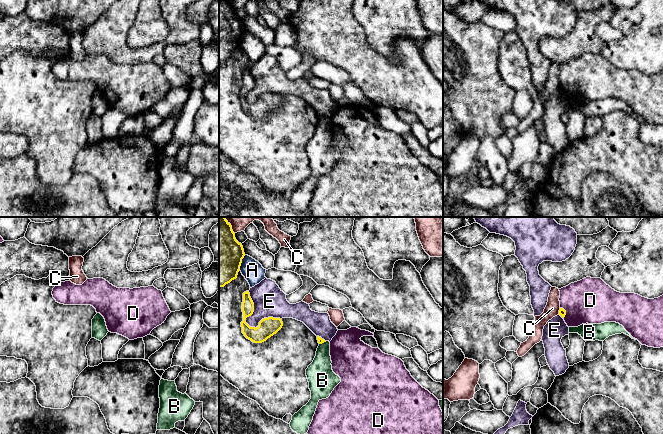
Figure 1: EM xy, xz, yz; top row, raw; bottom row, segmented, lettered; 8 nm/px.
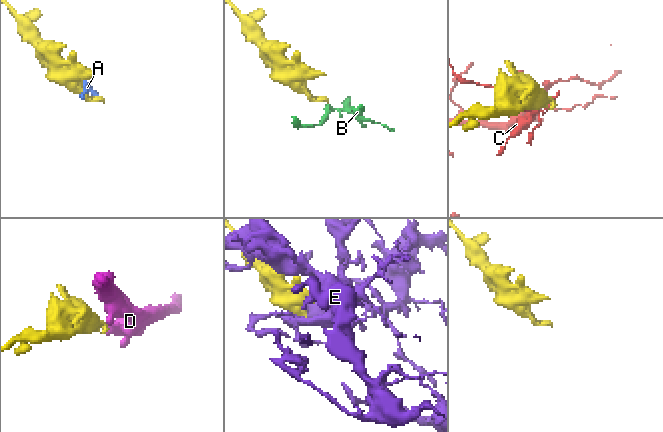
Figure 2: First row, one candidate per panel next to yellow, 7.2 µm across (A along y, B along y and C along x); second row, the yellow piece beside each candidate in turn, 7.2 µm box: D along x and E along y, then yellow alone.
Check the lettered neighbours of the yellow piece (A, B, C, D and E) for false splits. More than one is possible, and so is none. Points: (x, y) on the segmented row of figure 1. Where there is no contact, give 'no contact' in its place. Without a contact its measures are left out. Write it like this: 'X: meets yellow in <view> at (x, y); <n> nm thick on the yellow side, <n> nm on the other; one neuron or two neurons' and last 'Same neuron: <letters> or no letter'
A: meets yellow in xz at (241, 262); 380 nm thick on the yellow side, 170 nm on the other; two neurons
B: meets yellow in xz at (322, 342); 50 nm thick on the yellow side, 220 nm on the other; two neurons
C: meets yellow in xz at (230, 225); 360 nm thick on the yellow side, 180 nm on the other; two neurons
D: meets yellow in yz at (565, 312); 60 nm thick on the yellow side, 360 nm on the other; two neurons
E: meets yellow in xz at (247, 324); 150 nm thick on the yellow side, 240 nm on the other; two neurons
Same neuron: no letter

